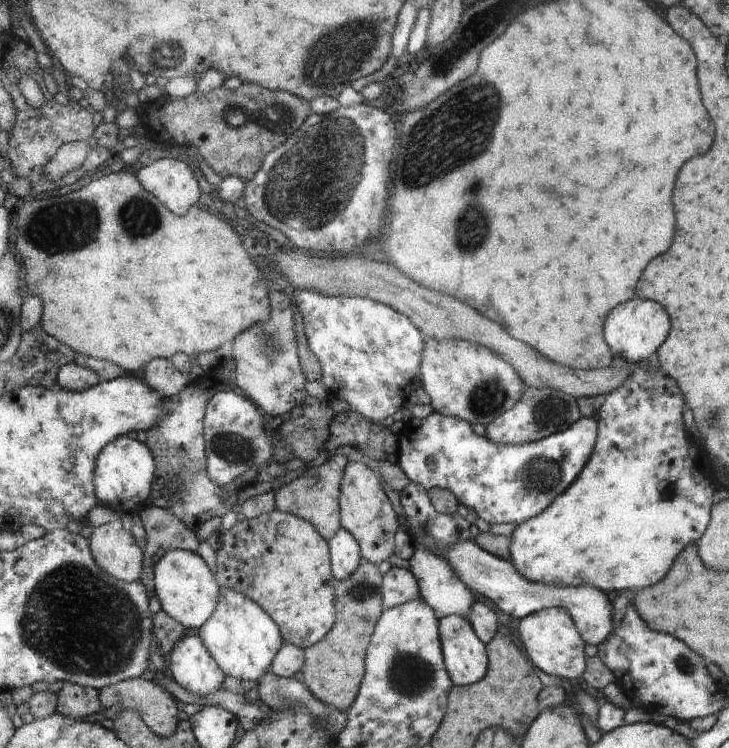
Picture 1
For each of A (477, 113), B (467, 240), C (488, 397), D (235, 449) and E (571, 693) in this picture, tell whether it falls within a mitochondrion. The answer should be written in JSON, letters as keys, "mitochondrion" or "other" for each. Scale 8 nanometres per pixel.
{"A":"mitochondrion","B":"mitochondrion","C":"mitochondrion","D":"mitochondrion","E":"other"}

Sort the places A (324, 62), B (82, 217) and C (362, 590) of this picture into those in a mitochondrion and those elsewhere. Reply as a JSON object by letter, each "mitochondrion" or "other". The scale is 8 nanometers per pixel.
{"A":"mitochondrion","B":"mitochondrion","C":"mitochondrion"}

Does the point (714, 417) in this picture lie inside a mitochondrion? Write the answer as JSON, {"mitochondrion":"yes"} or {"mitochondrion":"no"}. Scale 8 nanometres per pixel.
{"mitochondrion":"yes"}

